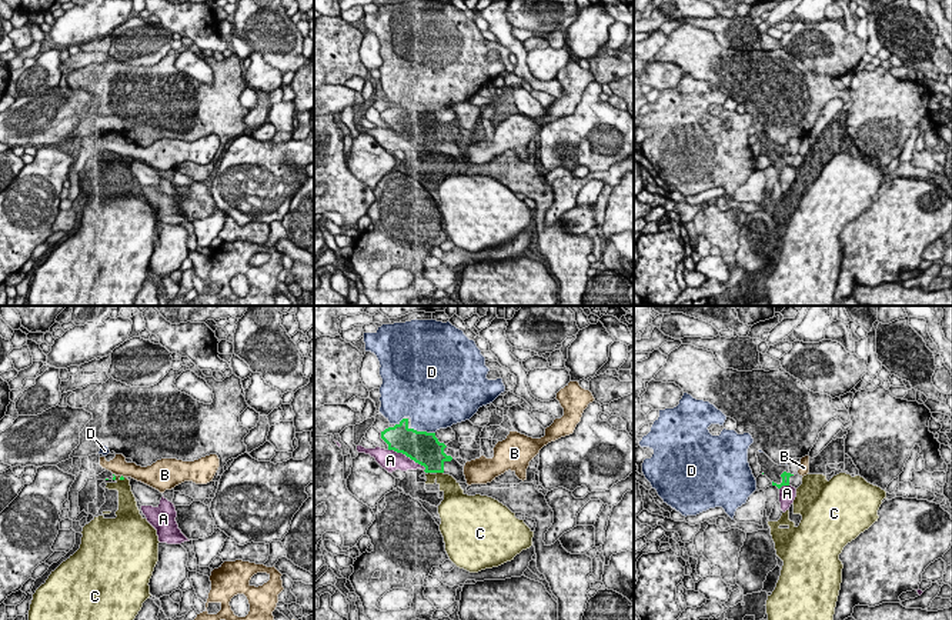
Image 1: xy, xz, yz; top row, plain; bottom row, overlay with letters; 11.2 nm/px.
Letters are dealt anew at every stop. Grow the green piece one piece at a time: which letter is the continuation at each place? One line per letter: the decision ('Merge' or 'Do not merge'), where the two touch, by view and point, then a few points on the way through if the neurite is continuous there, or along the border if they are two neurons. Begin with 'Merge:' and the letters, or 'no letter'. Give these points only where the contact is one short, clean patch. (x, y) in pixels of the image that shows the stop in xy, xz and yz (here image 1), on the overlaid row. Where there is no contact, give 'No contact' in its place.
Merge: no letter
A: Do not merge. Touches green at xz (407, 456)
B: Do not merge. No contact
C: Do not merge. Touches green at xz (440, 472). Boundary: xz (437, 472), (443, 473)
D: Do not merge. Touches green at xz (423, 432)

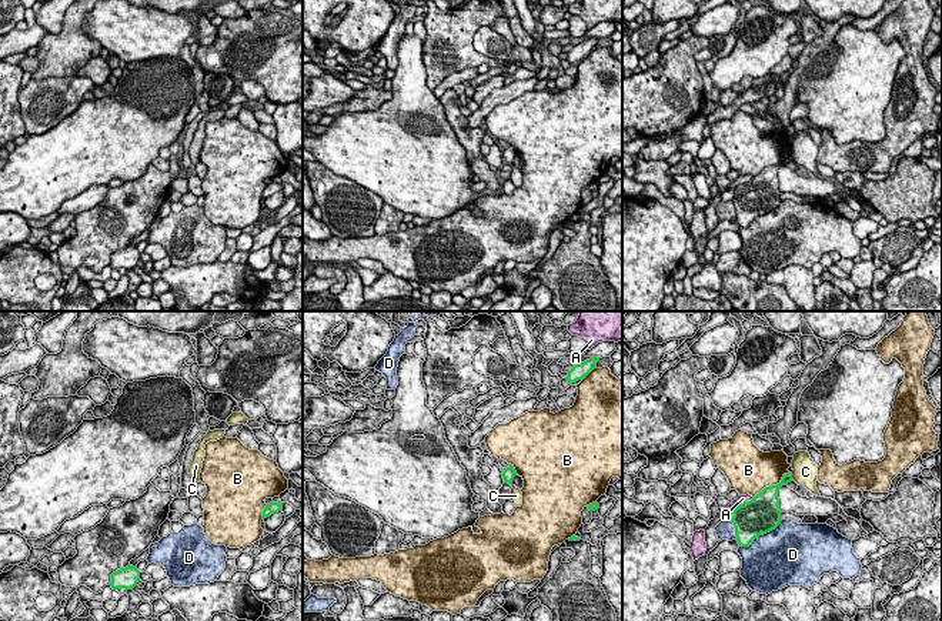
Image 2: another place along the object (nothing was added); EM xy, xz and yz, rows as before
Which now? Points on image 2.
Merge: no letter
A: Do not merge. Touches green at yz (745, 503)
B: Do not merge. Touches green at yz (772, 486)
C: Do not merge. Touches green at yz (791, 477). Boundary: yz (789, 474), (792, 478)
D: Do not merge. Touches green at yz (761, 534)

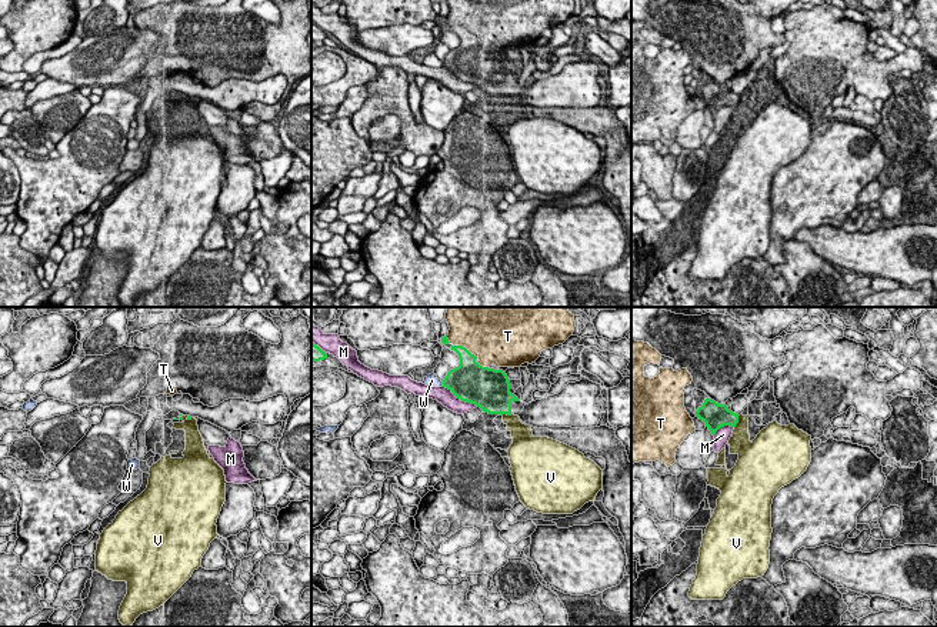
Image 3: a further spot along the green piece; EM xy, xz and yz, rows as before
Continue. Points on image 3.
Merge: no letter
M: Do not merge. Touches green at xz (460, 399)
T: Do not merge. Touches green at xz (464, 347)
V: Do not merge. Touches green at yz (737, 422). Boundary: yz (739, 416), (734, 427)
W: Do not merge. Touches green at xz (443, 384)

